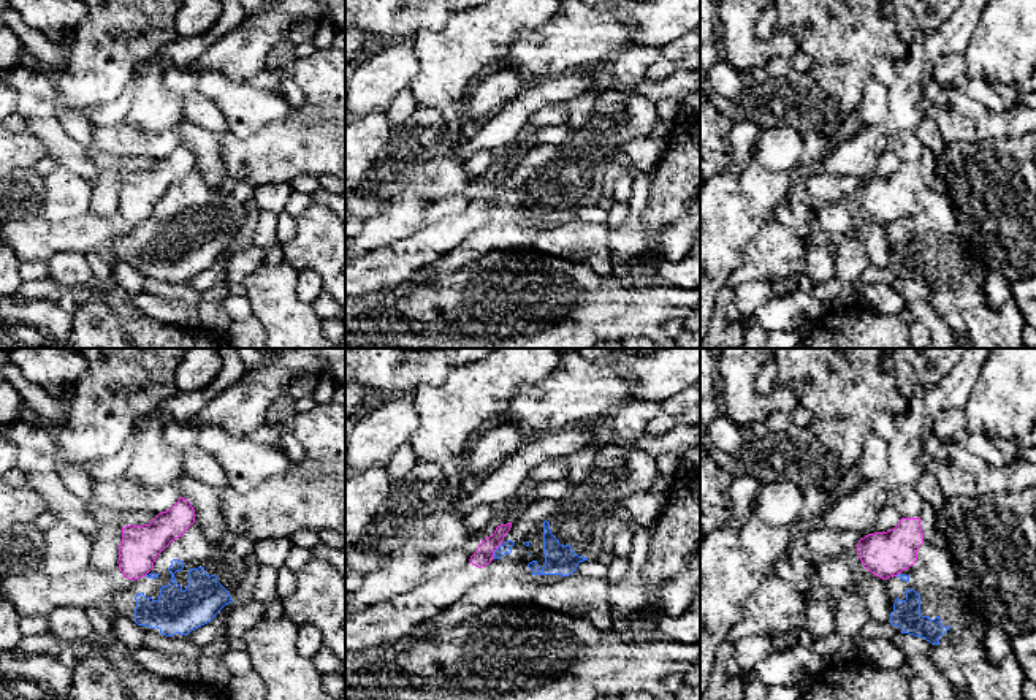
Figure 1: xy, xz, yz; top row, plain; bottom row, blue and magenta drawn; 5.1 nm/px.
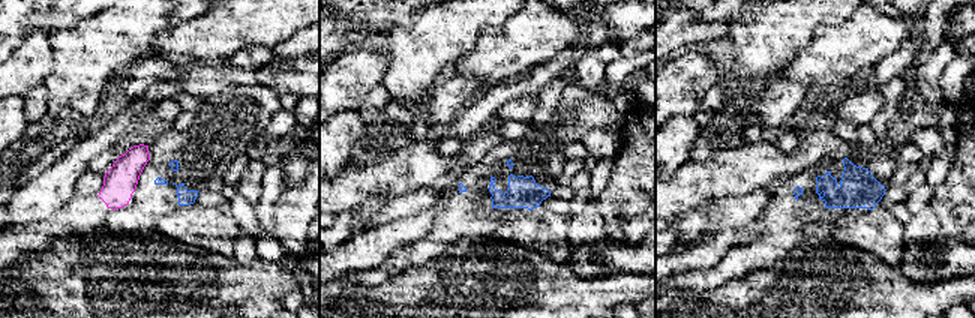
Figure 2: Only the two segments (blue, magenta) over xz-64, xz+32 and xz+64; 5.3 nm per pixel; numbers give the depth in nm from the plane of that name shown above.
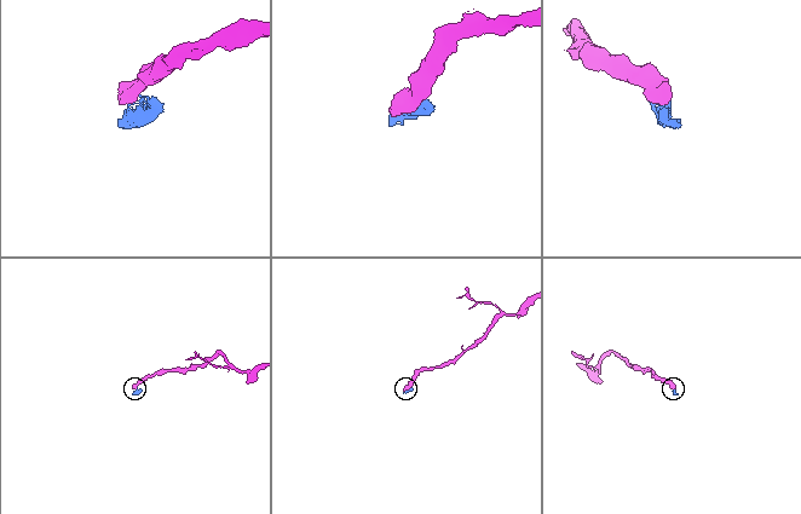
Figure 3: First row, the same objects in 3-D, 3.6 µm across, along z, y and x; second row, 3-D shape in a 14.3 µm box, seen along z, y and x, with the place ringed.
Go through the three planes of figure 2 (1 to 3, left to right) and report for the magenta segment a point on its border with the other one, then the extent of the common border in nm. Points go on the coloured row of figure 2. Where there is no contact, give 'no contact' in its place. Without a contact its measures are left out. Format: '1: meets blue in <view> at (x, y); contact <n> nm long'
1: no contact
2: no contact
3: no contact

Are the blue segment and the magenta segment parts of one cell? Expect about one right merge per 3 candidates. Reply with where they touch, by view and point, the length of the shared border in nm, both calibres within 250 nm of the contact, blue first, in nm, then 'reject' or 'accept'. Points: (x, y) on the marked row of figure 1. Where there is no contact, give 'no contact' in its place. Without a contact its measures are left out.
xz (495, 551) | 90 nm | 60/90 nm | reject

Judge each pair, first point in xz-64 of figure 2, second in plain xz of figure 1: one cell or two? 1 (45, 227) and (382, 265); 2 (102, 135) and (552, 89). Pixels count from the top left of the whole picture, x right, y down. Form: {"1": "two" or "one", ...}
{"1": "one", "2": "one"}

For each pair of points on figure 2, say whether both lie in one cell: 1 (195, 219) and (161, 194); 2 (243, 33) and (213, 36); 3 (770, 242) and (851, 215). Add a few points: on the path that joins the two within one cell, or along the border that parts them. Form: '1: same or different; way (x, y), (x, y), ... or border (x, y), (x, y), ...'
1: different; border (176, 207), (167, 212), (155, 228)
2: same; way (236, 33), (221, 33)
3: same; way (789, 222), (813, 221), (822, 215), (831, 215)

